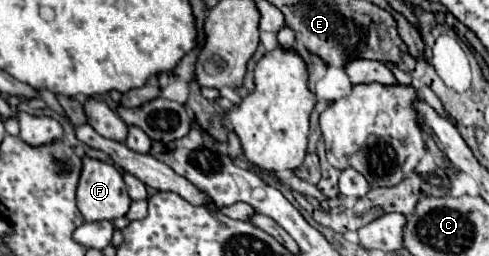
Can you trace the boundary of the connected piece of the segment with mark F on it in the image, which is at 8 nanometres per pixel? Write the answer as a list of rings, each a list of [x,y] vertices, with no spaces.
[[[83,159],[83,173],[79,179],[79,187],[77,187],[77,207],[83,213],[85,221],[113,221],[123,217],[129,211],[131,205],[131,197],[127,193],[125,181],[121,177],[121,171],[105,161],[99,159]]]

